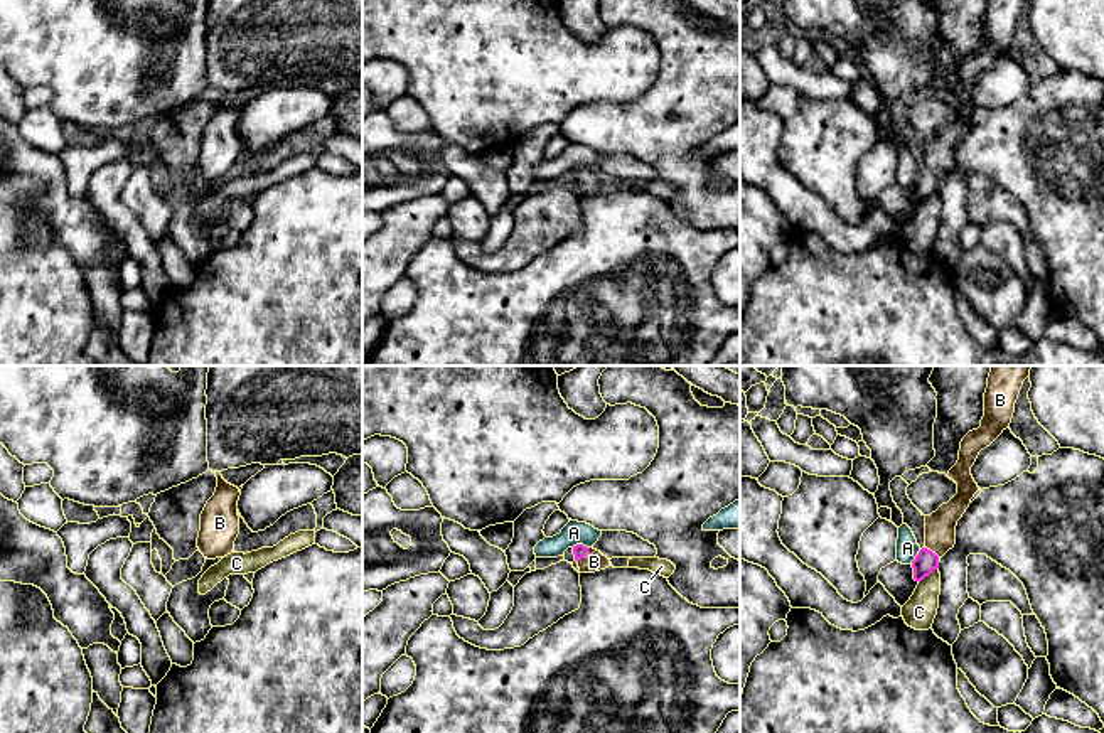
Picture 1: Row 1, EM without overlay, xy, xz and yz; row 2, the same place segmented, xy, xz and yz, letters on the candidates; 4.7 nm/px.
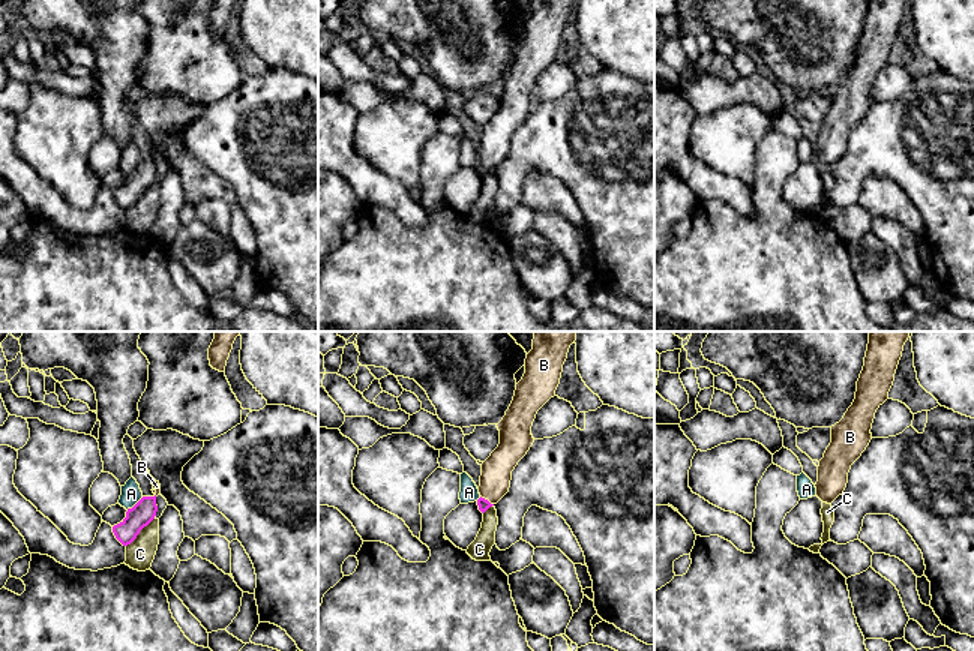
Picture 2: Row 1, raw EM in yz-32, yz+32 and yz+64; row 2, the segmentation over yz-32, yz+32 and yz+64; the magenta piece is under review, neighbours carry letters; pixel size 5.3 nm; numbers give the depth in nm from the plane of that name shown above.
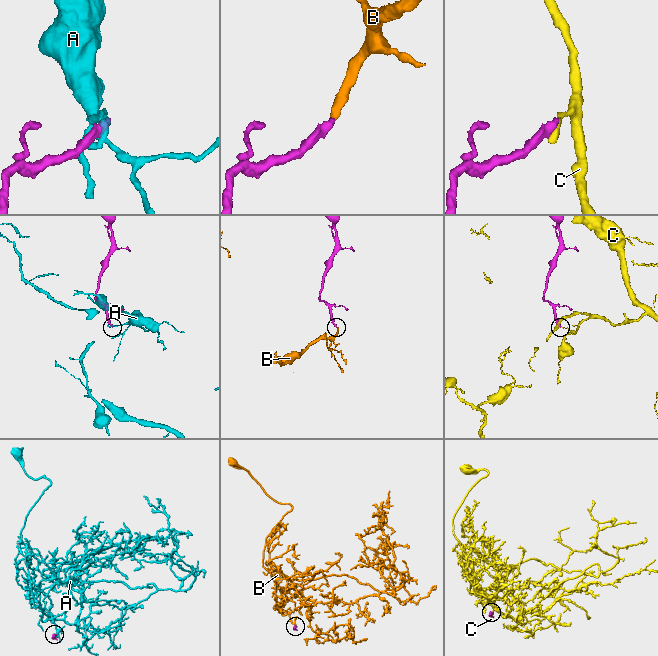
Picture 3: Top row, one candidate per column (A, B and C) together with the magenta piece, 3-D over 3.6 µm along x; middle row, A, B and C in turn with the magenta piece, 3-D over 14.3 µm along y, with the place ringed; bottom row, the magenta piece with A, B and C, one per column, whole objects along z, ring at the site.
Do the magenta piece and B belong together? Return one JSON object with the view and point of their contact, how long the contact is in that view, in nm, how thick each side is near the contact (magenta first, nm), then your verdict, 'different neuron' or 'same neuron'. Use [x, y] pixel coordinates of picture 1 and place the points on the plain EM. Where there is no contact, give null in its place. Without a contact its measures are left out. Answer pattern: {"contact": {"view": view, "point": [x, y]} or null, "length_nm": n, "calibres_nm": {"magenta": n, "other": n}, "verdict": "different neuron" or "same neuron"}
{"contact": {"view": "xz", "point": [584, 179]}, "length_nm": 100, "calibres_nm": {"magenta": 70, "other": 100}, "verdict": "same neuron"}

